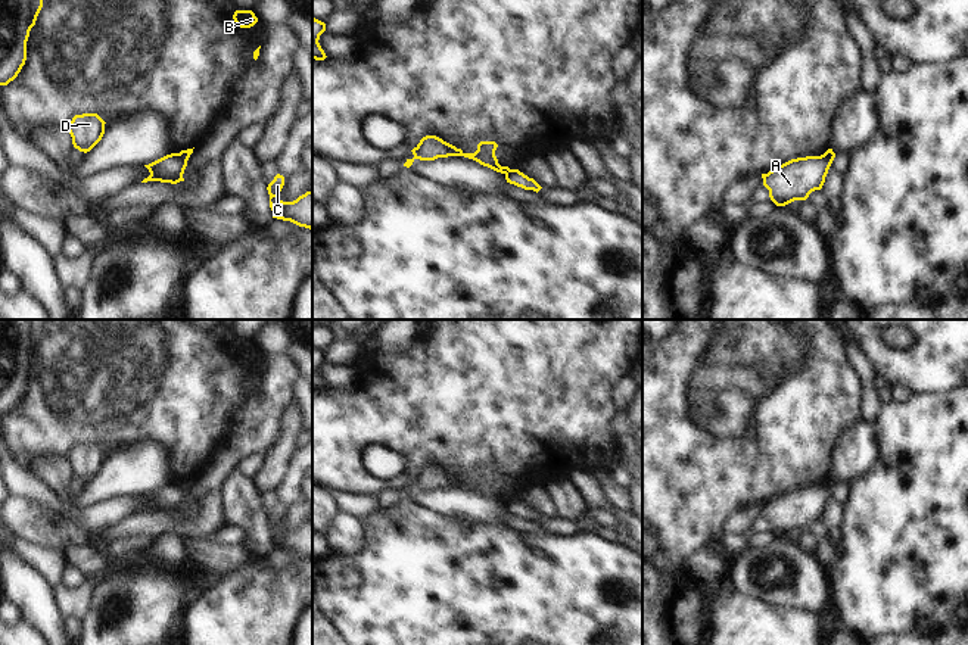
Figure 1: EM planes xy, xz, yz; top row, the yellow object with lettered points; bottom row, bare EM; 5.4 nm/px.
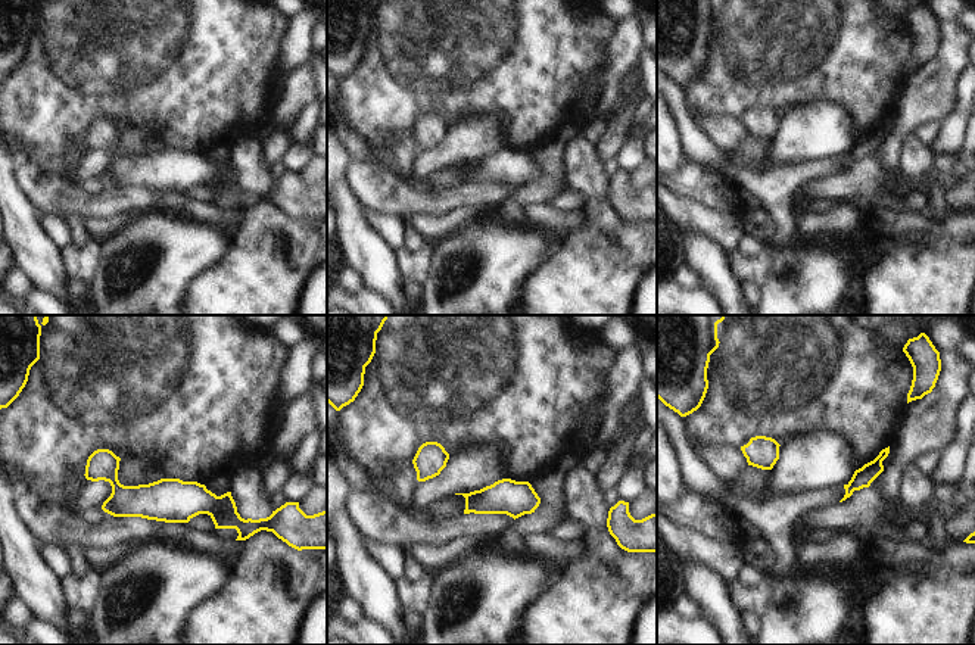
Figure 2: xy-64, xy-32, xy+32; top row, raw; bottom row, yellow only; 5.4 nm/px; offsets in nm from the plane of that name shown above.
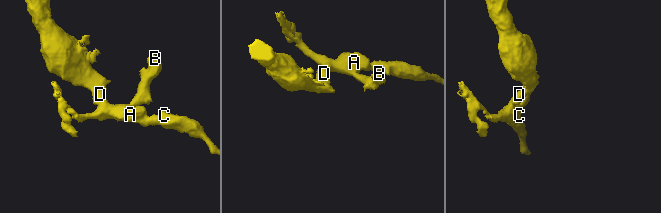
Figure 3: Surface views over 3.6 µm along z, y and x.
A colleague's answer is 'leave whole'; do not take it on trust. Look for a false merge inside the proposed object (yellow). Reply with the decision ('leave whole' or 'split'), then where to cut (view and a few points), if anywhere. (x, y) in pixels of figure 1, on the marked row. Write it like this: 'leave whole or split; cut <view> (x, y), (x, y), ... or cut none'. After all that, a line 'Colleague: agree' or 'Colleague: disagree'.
split; cut xy (176, 153), (186, 164)
Colleague: disagree

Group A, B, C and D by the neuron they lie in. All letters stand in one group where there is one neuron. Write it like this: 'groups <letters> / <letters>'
groups A C D / B

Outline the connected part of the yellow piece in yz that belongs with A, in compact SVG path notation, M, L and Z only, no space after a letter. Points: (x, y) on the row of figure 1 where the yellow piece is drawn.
M822 155L791 159L762 174L763 186L776 206L806 200L812 191L822 188L830 166Z

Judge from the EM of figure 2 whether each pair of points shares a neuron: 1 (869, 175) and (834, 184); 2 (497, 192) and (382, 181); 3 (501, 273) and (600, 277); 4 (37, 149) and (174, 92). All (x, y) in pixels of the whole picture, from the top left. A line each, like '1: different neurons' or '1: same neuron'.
1: same neuron
2: same neuron
3: different neurons
4: same neuron

